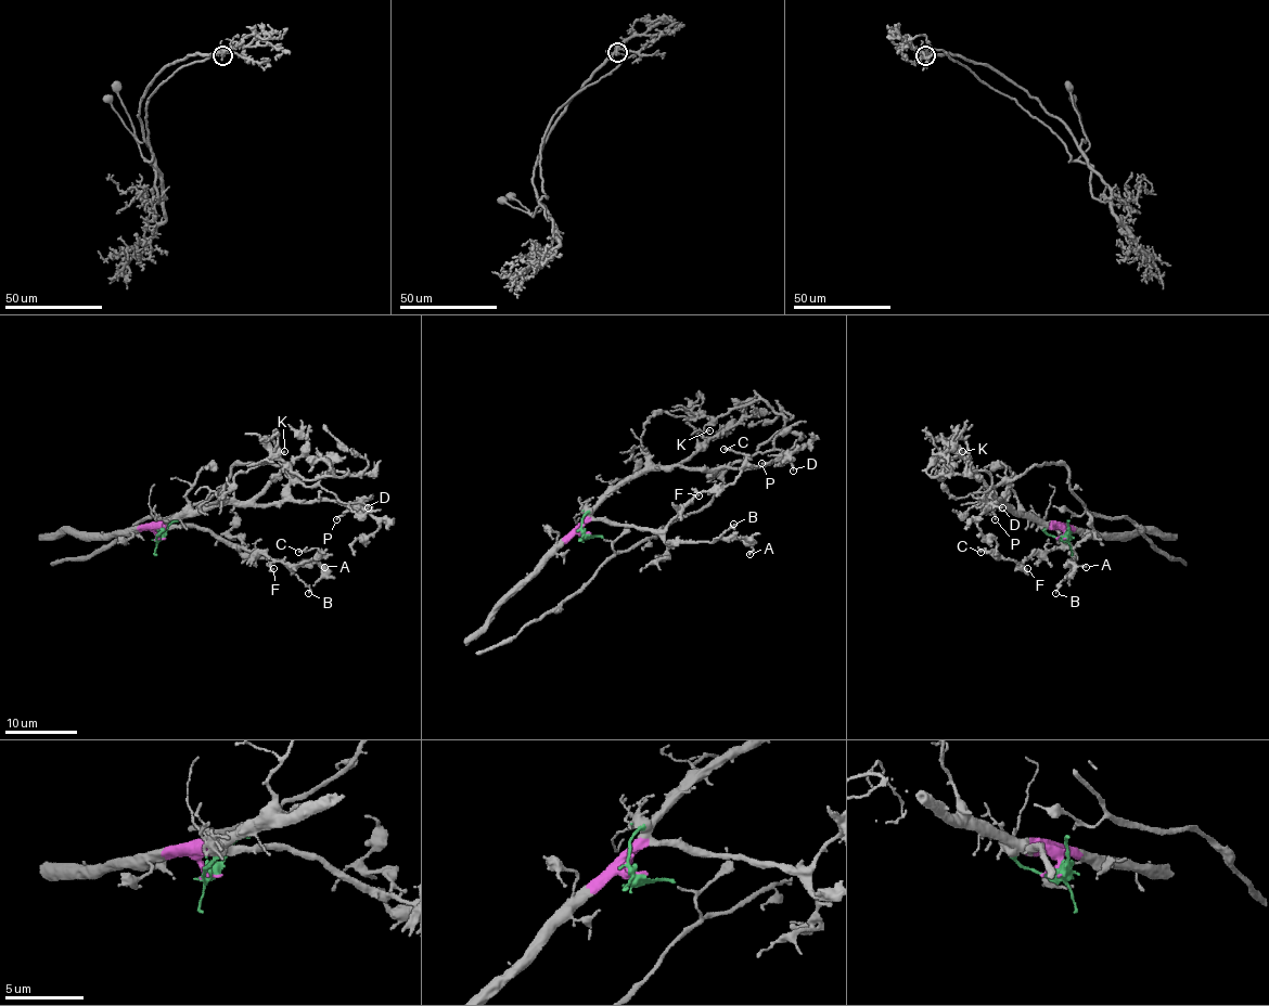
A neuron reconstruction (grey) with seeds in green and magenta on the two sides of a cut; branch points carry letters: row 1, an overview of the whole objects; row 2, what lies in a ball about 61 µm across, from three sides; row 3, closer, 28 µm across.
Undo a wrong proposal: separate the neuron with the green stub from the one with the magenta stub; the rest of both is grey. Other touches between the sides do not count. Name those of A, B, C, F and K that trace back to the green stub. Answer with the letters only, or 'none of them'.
K

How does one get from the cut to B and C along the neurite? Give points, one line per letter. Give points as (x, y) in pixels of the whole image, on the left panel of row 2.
B: (159, 538), (156, 529), (201, 527), (242, 552), (280, 559), (310, 590), (308, 593)
C: (159, 538), (156, 529), (207, 529), (239, 546), (299, 565), (321, 552), (317, 549), (299, 552)

